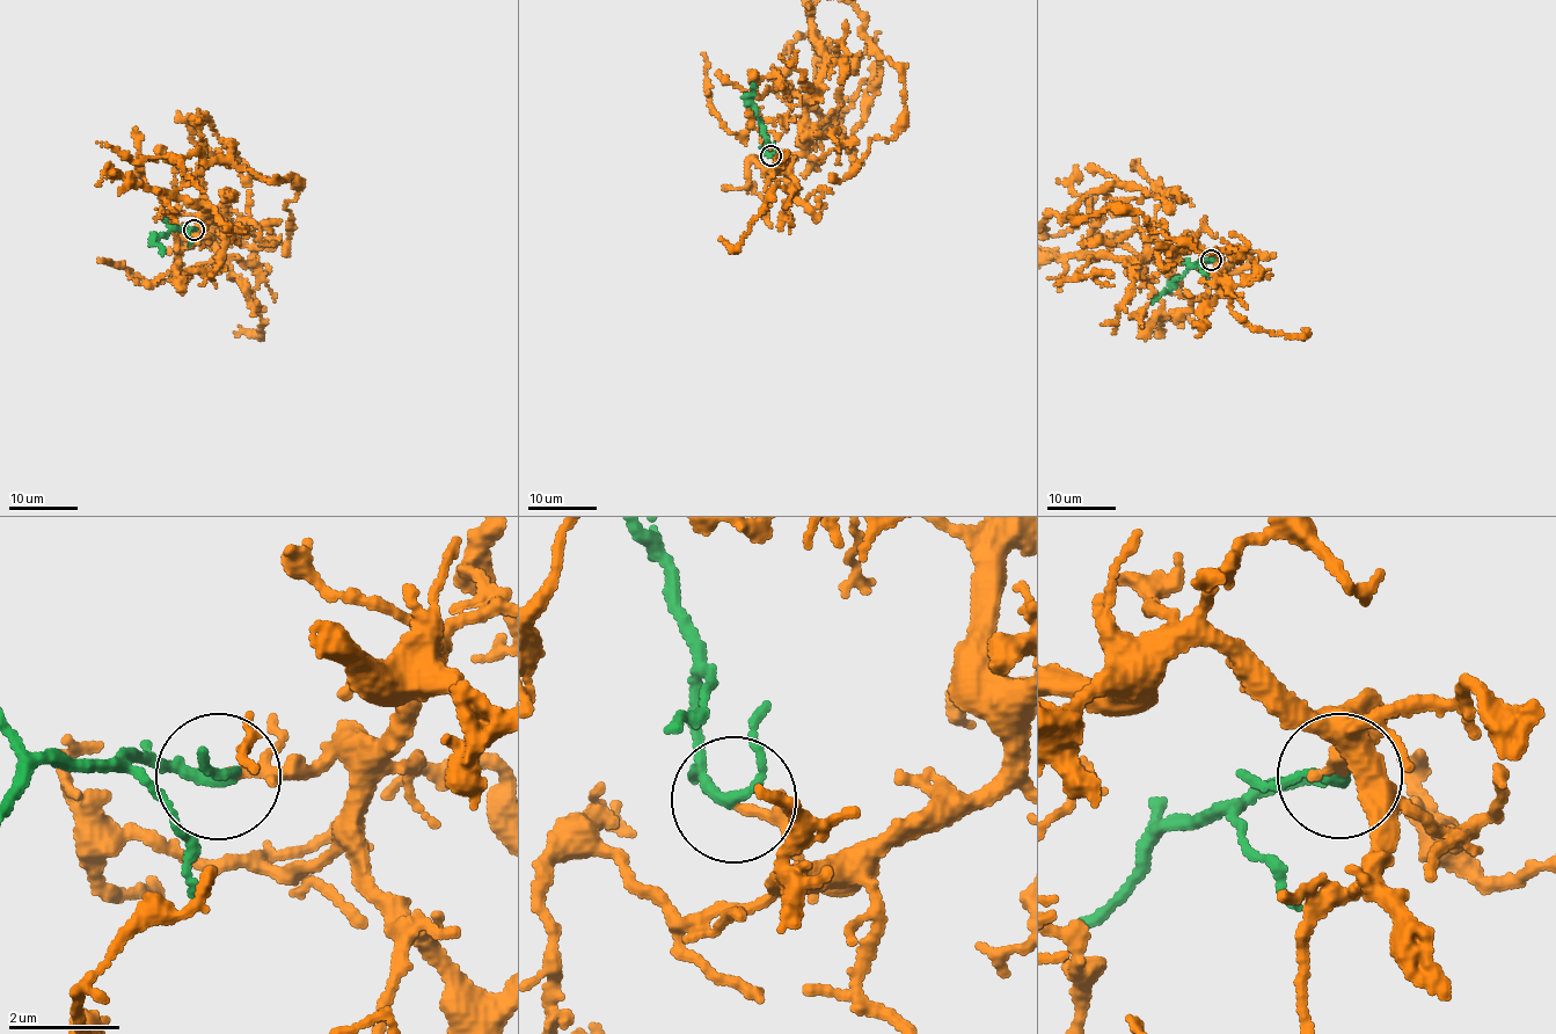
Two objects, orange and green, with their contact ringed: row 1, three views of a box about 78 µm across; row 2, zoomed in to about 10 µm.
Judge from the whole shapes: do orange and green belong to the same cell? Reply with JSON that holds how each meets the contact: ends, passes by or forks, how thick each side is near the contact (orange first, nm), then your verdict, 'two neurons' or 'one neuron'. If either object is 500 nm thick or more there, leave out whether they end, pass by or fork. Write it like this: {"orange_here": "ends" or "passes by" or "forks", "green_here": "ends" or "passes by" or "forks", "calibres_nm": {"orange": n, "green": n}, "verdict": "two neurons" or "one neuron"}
{"orange_here": "passes by", "green_here": "passes by", "calibres_nm": {"orange": 130, "green": 180}, "verdict": "one neuron"}

